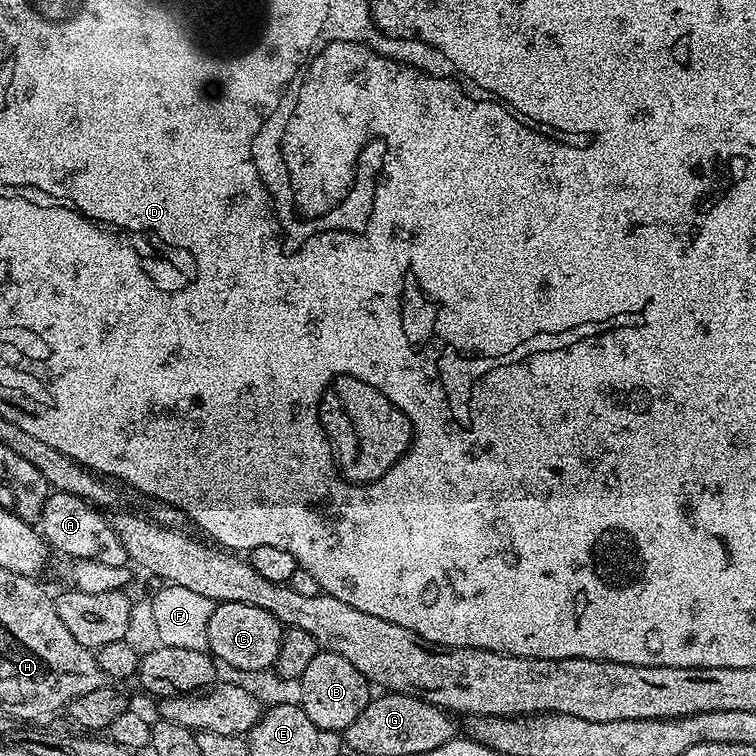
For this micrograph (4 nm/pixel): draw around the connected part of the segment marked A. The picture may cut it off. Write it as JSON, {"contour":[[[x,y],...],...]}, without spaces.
{"contour":[[[53,491],[49,495],[38,521],[38,531],[53,553],[61,552],[72,560],[93,560],[102,562],[102,566],[125,566],[129,563],[126,546],[122,546],[118,534],[114,534],[109,517],[74,494]]]}

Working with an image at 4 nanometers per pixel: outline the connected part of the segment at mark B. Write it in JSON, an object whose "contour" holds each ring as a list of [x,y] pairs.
{"contour":[[[323,650],[317,651],[310,666],[306,666],[298,681],[298,687],[300,687],[298,703],[306,718],[310,718],[314,726],[322,726],[322,730],[341,734],[348,729],[350,722],[354,722],[354,718],[358,718],[358,714],[362,714],[370,699],[368,693],[370,685],[364,679],[364,675],[354,670],[354,666],[346,662],[346,658]]]}

